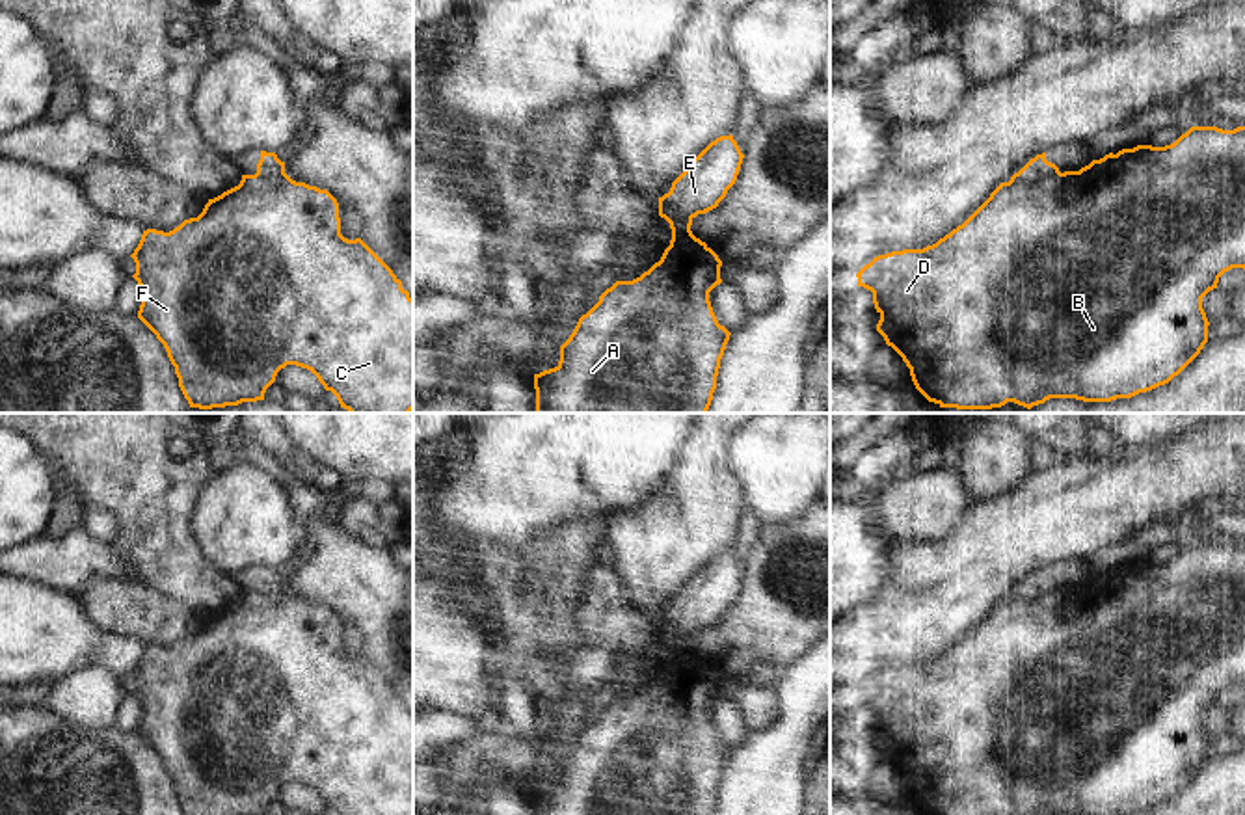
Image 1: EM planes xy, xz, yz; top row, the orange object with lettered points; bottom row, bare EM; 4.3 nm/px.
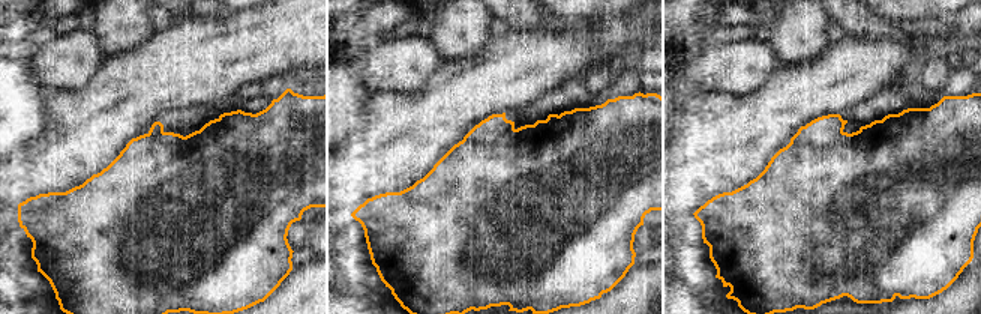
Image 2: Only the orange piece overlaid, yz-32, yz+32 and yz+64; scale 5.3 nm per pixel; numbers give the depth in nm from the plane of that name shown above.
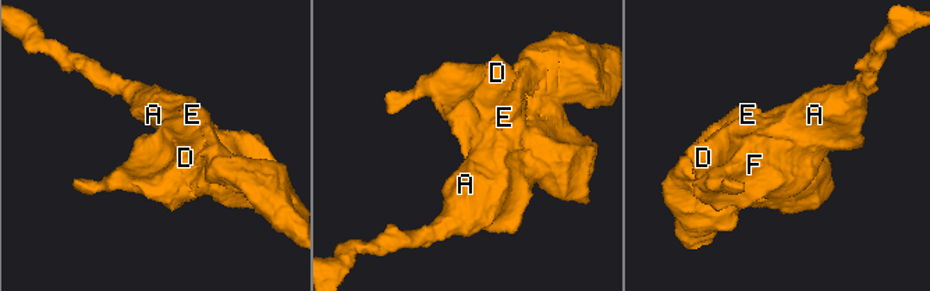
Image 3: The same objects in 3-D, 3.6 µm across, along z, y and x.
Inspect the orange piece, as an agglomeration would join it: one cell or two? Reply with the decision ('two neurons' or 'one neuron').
two neurons

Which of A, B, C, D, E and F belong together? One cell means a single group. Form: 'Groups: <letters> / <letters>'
Groups: A B C D F / E.

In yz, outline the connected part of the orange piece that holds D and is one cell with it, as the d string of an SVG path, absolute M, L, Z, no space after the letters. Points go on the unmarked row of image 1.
M1191 543L1171 562L1109 569L1079 588L1048 592L1035 603L1001 599L962 642L936 661L878 672L856 694L858 703L873 709L880 731L877 748L903 774L925 815L1131 815L1169 800L1200 770L1210 742L1202 715L1232 685L1245 687L1245 543Z

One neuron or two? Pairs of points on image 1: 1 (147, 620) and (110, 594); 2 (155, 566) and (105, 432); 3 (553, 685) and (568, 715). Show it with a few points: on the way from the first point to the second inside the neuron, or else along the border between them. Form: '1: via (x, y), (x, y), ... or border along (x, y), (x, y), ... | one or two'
1: via (138, 611), (120, 603) | one
2: via (151, 533), (149, 494), (121, 466) | one
3: border along (590, 691), (579, 691), (557, 702), (540, 700) | two

